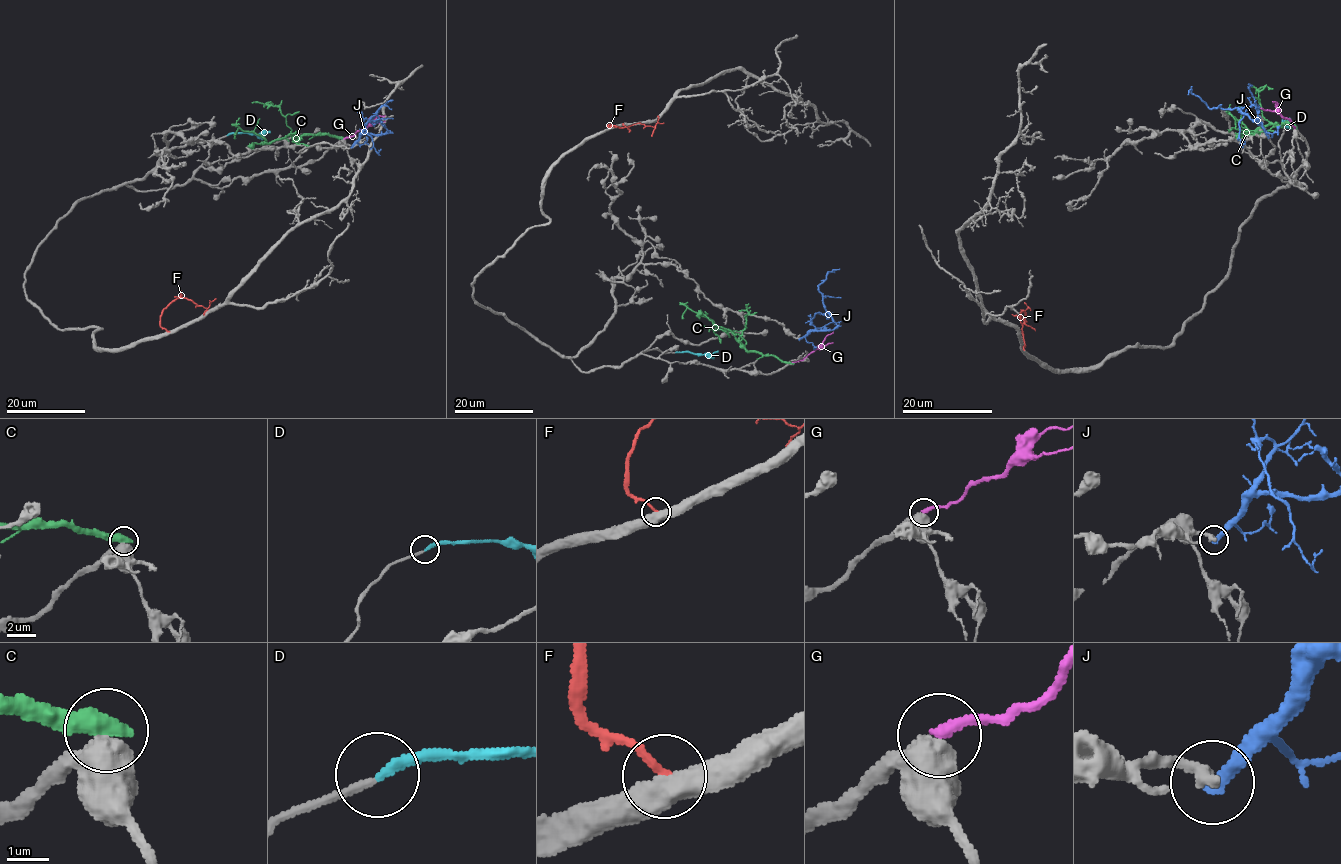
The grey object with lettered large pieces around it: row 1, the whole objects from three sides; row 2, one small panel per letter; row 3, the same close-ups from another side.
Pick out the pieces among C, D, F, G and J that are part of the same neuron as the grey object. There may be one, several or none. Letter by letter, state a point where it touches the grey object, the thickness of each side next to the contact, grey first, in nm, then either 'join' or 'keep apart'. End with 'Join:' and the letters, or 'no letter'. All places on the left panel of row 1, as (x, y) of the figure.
C: meets grey at (343, 138); 500 nm thick on the grey side, 500 nm on the other; keep apart
D: meets grey at (227, 135); 190 nm thick on the grey side, 220 nm on the other; join
F: meets grey at (168, 331); 480 nm thick on the grey side, 200 nm on the other; keep apart
G: meets grey at (344, 139); 550 nm thick on the grey side, 240 nm on the other; join
J: meets grey at (351, 146); 300 nm thick on the grey side, 340 nm on the other; keep apart
Join: D, G

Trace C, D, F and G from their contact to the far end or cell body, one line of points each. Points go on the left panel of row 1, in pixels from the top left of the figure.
C: (342, 138), (314, 134), (285, 136), (268, 143), (258, 134), (240, 128), (234, 138)
D: (227, 135), (270, 131)
F: (168, 331), (160, 325), (161, 311), (172, 302), (178, 298), (192, 300), (206, 309), (215, 299)
G: (343, 139), (376, 122), (385, 121)

